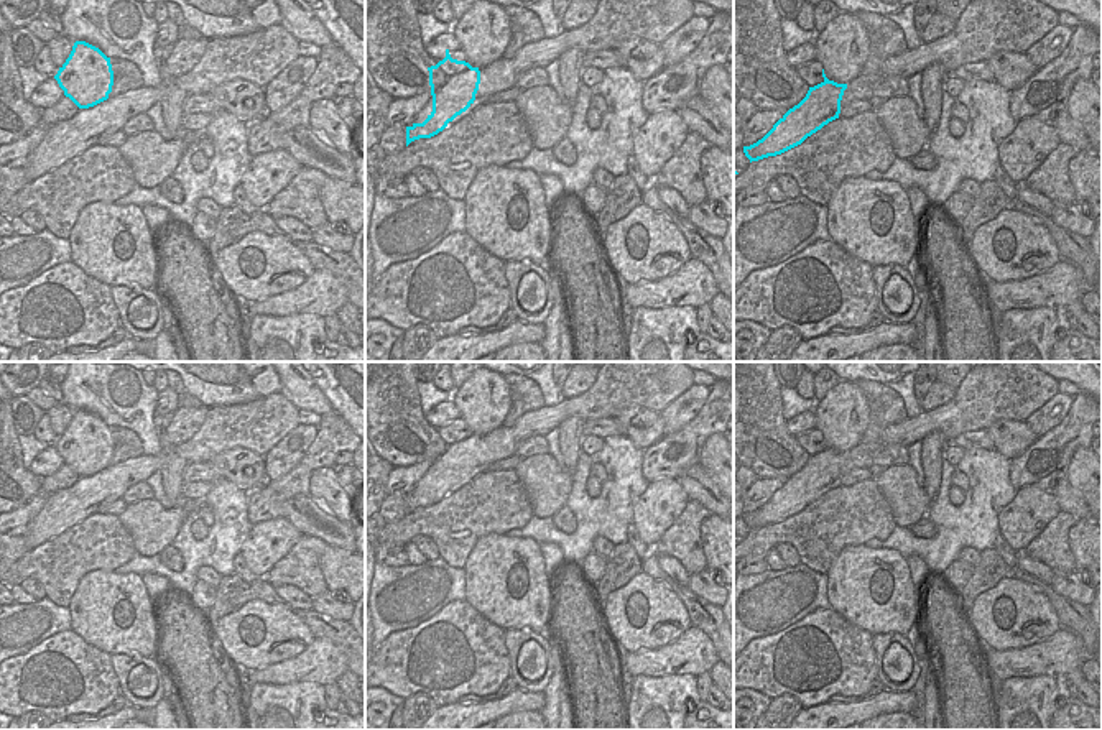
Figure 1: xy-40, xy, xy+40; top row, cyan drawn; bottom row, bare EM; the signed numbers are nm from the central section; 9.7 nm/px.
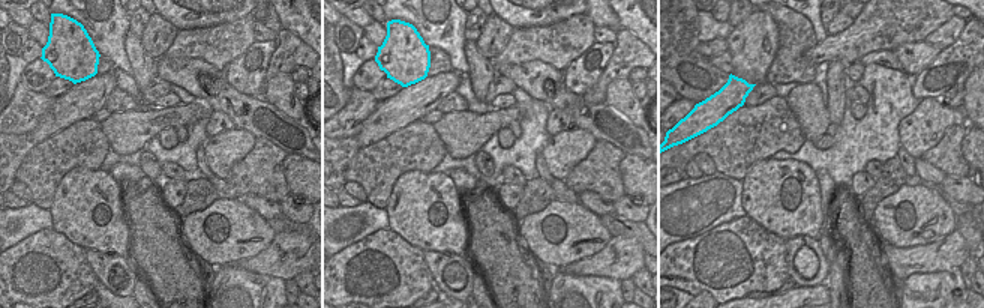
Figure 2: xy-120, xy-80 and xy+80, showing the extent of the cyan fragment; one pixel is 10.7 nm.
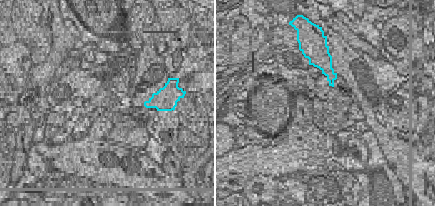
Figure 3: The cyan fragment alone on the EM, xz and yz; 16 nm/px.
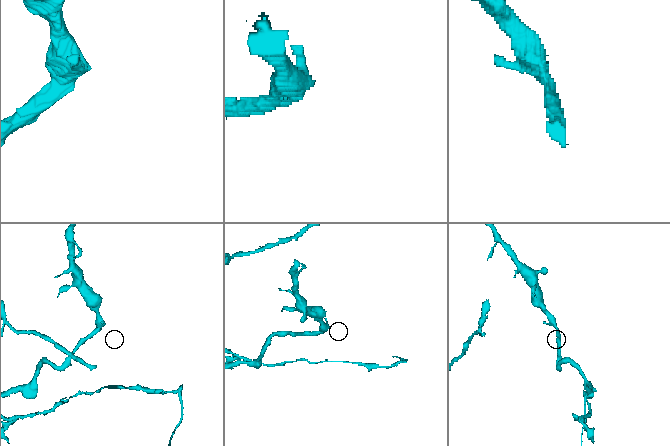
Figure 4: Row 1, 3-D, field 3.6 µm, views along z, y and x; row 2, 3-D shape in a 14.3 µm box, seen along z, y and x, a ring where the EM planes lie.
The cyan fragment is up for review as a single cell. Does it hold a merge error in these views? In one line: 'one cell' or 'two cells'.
two cells

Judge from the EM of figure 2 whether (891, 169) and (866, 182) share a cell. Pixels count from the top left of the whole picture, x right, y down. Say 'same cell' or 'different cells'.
different cells

